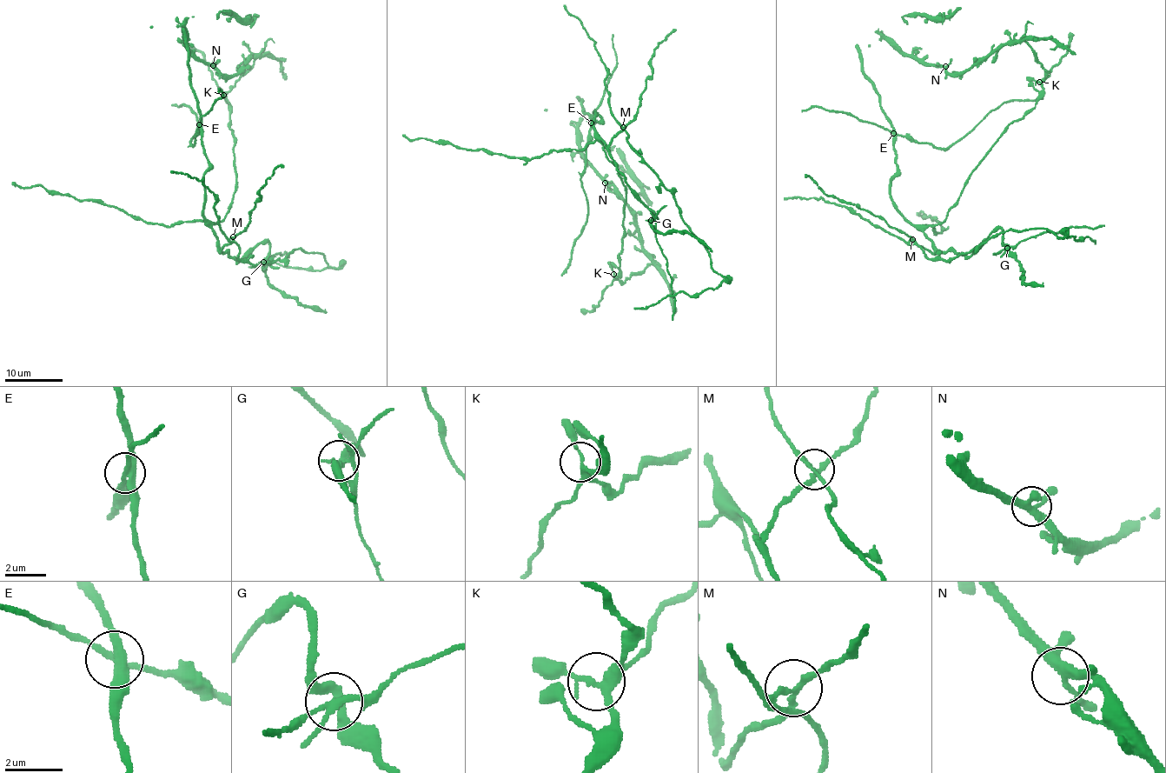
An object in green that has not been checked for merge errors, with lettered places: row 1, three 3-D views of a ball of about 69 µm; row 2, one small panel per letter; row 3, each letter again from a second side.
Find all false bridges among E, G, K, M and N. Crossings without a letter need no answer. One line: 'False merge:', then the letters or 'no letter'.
False merge: E, G, M

